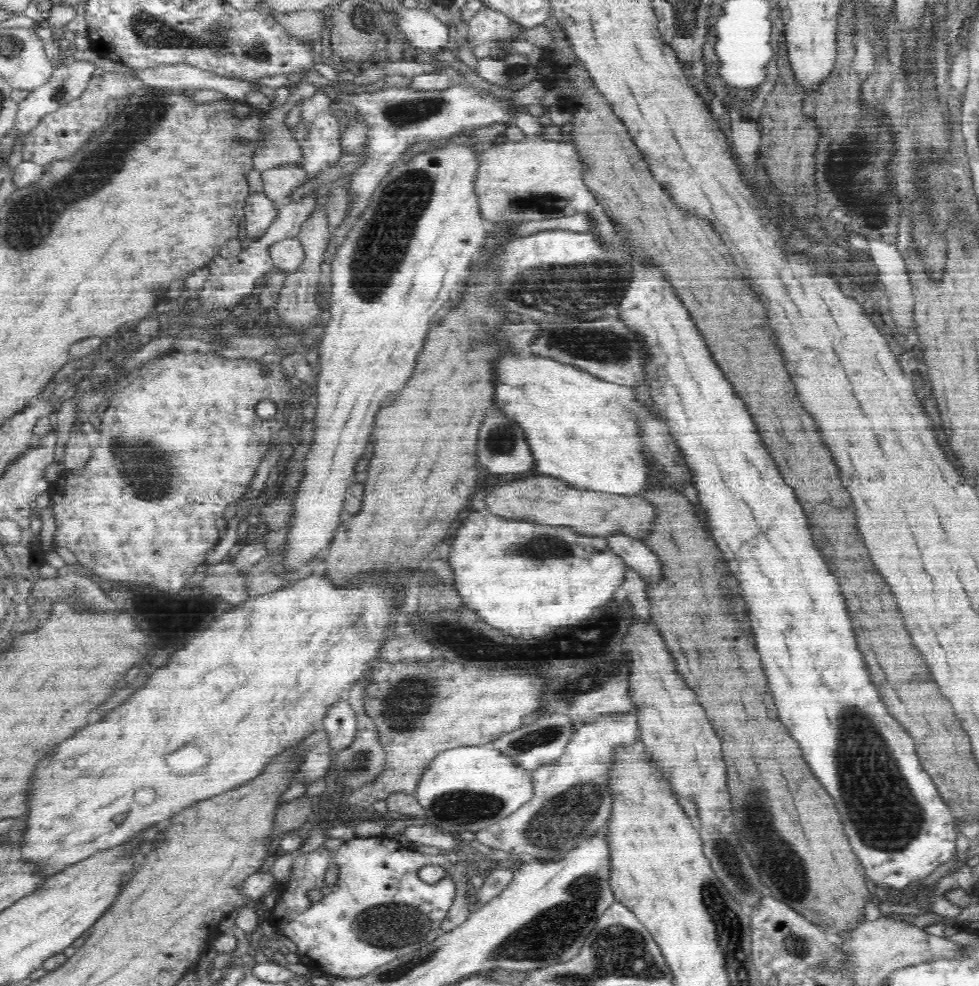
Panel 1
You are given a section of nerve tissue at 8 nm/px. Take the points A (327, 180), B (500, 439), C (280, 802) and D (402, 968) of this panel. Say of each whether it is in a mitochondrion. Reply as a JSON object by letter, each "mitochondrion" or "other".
{"A":"other","B":"mitochondrion","C":"other","D":"mitochondrion"}

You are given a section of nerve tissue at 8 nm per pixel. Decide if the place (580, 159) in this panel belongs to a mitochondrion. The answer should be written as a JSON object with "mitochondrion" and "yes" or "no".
{"mitochondrion":"no"}

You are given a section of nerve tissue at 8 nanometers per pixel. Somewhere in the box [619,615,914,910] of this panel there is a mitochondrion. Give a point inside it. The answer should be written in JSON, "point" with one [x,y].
{"point":[751,825]}

